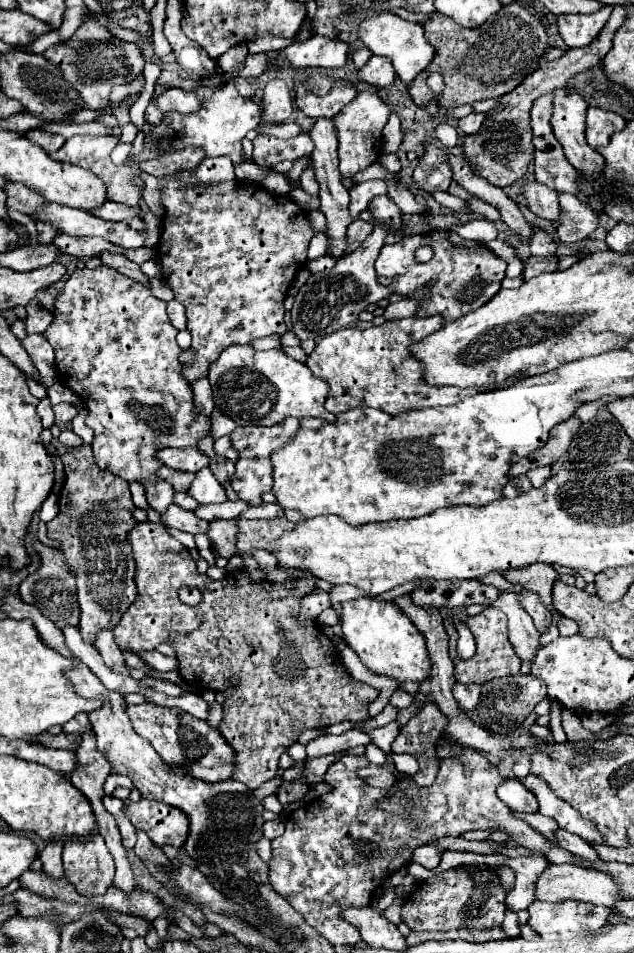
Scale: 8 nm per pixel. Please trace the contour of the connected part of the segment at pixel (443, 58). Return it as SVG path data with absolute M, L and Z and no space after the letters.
M520 4L504 6L496 18L490 18L480 28L462 28L452 18L438 12L430 14L422 26L426 40L436 48L436 56L432 64L420 72L408 88L408 94L416 106L424 106L432 100L432 90L426 86L430 72L440 72L446 82L440 108L454 108L472 104L476 100L498 98L514 90L524 80L524 76L538 66L538 48L542 56L548 46L548 34L544 26Z

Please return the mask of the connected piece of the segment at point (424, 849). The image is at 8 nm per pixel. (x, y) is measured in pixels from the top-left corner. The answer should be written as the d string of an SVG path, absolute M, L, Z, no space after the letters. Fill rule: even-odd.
M426 844L426 846L418 846L418 850L414 850L414 856L412 856L412 862L428 868L428 870L436 870L438 864L440 864L440 858L442 858L444 850L434 846L434 844Z

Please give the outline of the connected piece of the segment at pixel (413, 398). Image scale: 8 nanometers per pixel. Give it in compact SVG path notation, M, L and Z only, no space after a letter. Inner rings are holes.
M430 316L430 318L404 318L404 320L394 320L394 322L384 322L380 326L370 326L366 330L356 330L356 328L342 328L326 338L322 338L314 352L308 356L306 364L312 370L314 376L320 376L328 382L330 392L328 392L328 400L326 400L326 410L332 414L340 414L346 412L350 408L356 406L370 406L370 408L378 408L386 414L400 414L406 410L418 410L418 408L426 408L426 406L442 406L442 404L454 404L458 402L462 396L468 394L476 394L480 390L492 390L498 386L490 386L490 388L434 388L434 386L426 386L422 382L422 366L418 360L414 360L408 352L410 344L420 342L422 338L426 338L428 334L436 332L438 328L444 326L444 320L438 316Z

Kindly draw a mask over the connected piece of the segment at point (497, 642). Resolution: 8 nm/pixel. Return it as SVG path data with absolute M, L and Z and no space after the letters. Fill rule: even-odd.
M490 606L486 608L482 614L474 616L474 618L468 618L464 614L458 614L458 616L452 616L448 618L446 622L446 632L450 636L450 658L454 662L454 678L462 684L470 684L470 682L476 682L476 684L484 684L492 678L500 678L500 676L514 676L520 672L520 658L516 656L514 648L510 646L510 640L508 640L508 634L506 634L506 616L496 608L496 606ZM462 622L470 628L470 632L474 634L476 638L476 654L474 658L470 660L460 660L456 658L456 640L458 640L458 632L456 632L456 624Z

